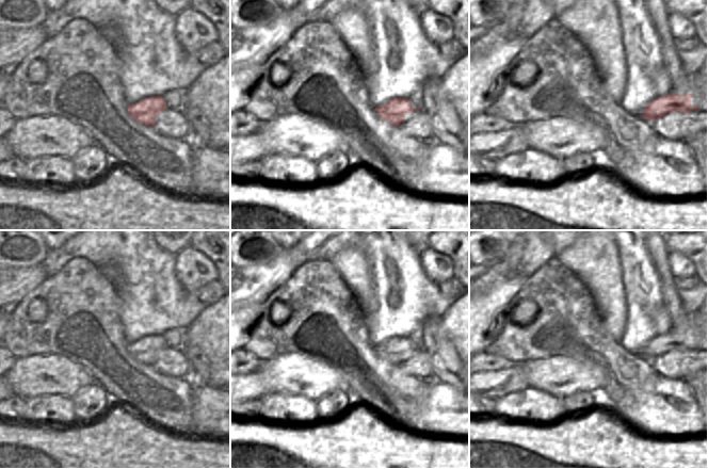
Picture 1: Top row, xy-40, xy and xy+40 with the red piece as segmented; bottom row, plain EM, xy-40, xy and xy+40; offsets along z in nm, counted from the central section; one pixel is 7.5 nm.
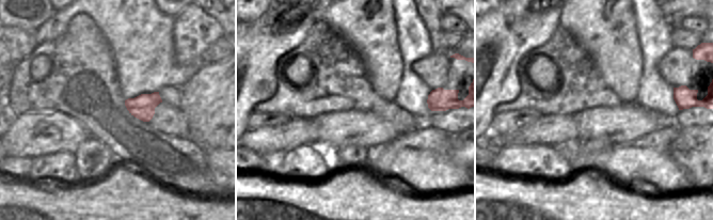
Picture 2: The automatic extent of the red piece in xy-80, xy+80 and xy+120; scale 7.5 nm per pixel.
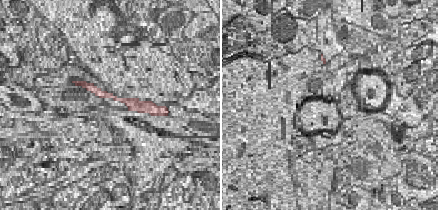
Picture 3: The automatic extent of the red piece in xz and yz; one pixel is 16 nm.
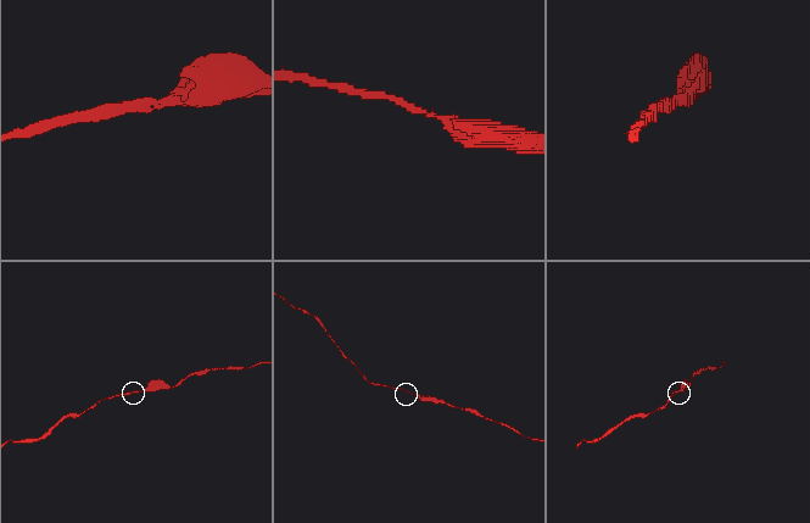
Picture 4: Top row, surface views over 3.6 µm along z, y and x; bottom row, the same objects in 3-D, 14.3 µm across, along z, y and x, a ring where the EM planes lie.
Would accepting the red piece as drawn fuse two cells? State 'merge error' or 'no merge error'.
no merge error

